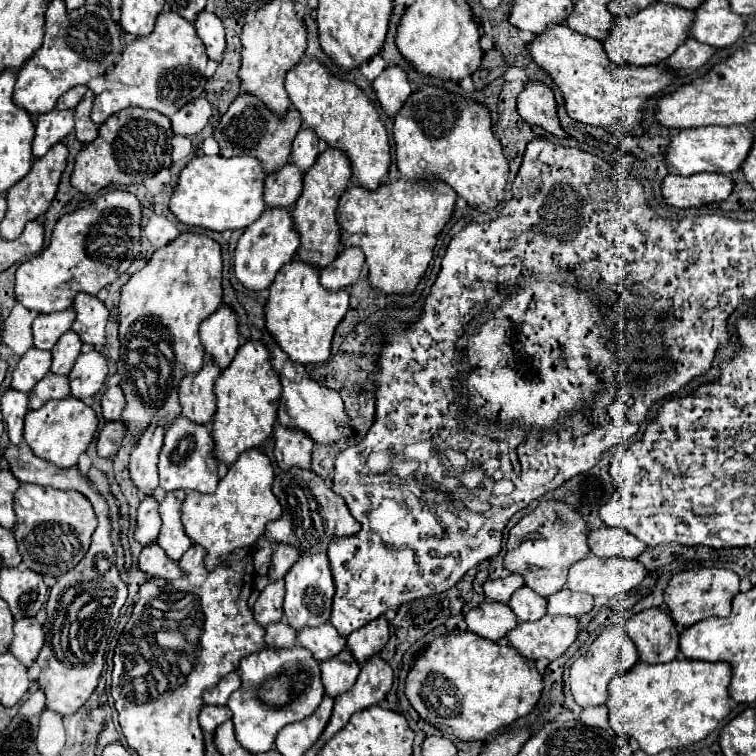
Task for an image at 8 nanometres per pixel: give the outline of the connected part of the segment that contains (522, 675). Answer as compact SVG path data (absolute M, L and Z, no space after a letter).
M448 633L434 639L416 659L412 671L406 677L406 697L418 715L442 731L444 735L458 737L462 741L484 739L500 727L514 723L516 719L528 715L542 693L542 675L538 673L532 659L518 657L510 645L492 643L476 633Z

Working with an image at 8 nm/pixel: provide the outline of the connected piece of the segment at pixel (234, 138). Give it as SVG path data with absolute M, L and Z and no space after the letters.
M240 93L232 101L232 105L224 113L224 117L220 119L218 127L214 129L214 139L220 145L222 157L234 157L234 155L256 157L262 163L264 173L270 175L270 173L280 171L280 167L284 167L288 163L290 147L292 147L292 141L294 141L296 133L300 131L300 127L302 127L300 113L296 113L294 109L284 115L276 115L276 113L268 111L260 99Z

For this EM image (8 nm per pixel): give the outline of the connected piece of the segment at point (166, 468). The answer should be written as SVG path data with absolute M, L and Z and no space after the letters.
M180 417L166 429L164 445L160 451L160 487L164 491L176 491L184 489L186 493L198 491L198 493L212 493L218 485L218 461L212 457L212 435L206 425L198 425L186 417Z

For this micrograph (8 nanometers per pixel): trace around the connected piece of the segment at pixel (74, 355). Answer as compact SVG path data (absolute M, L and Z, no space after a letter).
M74 331L64 333L52 349L52 367L50 371L56 375L68 375L72 365L76 363L82 349L82 341Z

